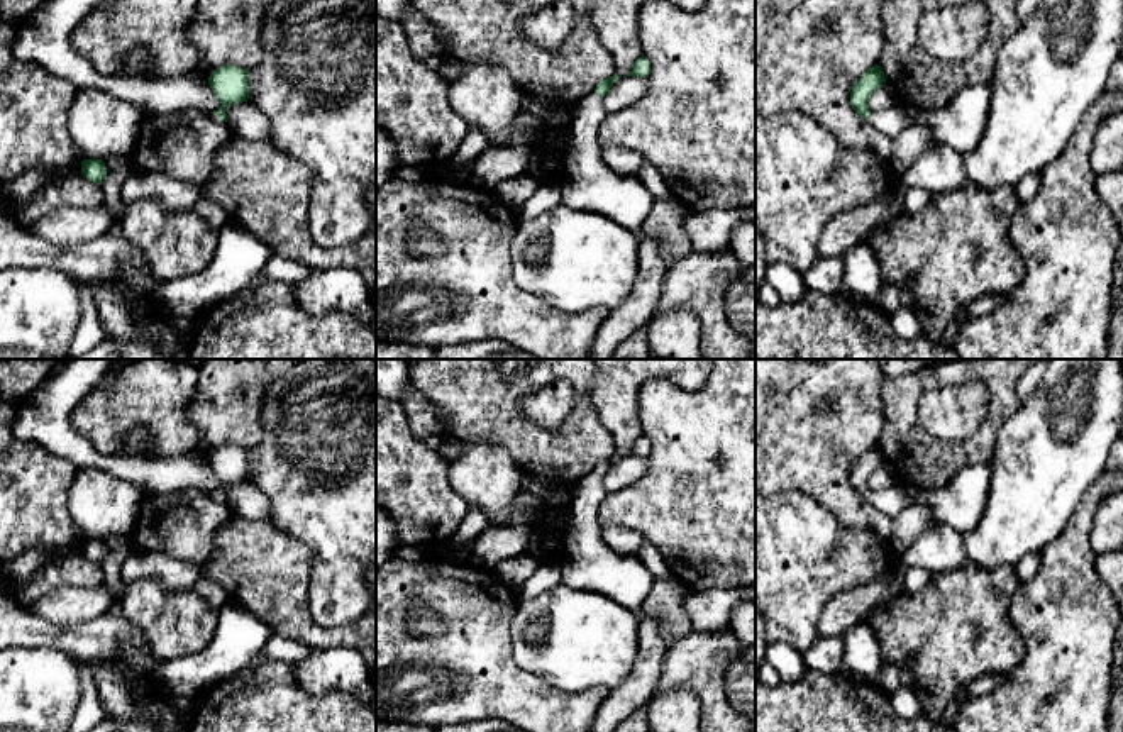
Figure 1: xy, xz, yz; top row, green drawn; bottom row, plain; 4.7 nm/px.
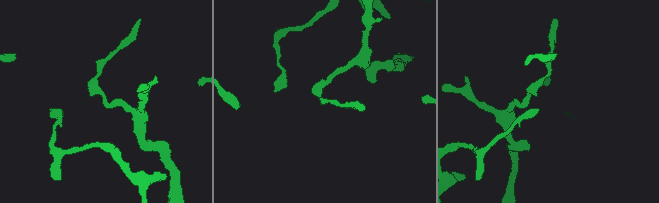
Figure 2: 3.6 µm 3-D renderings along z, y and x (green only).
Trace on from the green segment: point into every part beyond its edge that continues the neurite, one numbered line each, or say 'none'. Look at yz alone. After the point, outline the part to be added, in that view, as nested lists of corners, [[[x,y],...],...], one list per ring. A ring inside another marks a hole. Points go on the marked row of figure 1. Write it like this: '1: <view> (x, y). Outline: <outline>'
1: yz (961, 124). Outline: [[[989,83],[962,88],[943,108],[904,110],[898,102],[884,112],[871,112],[869,122],[891,139],[911,125],[927,125],[935,142],[942,142],[959,154],[974,151],[986,130],[991,110]]]

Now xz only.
1: xz (590, 185). Outline: [[[595,92],[584,97],[569,119],[573,142],[566,156],[562,203],[605,215],[637,234],[656,198],[639,176],[617,173],[605,164],[598,142],[598,130],[606,115],[601,98]]]

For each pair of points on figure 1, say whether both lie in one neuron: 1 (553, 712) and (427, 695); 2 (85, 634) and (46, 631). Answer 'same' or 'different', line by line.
1: same
2: same

